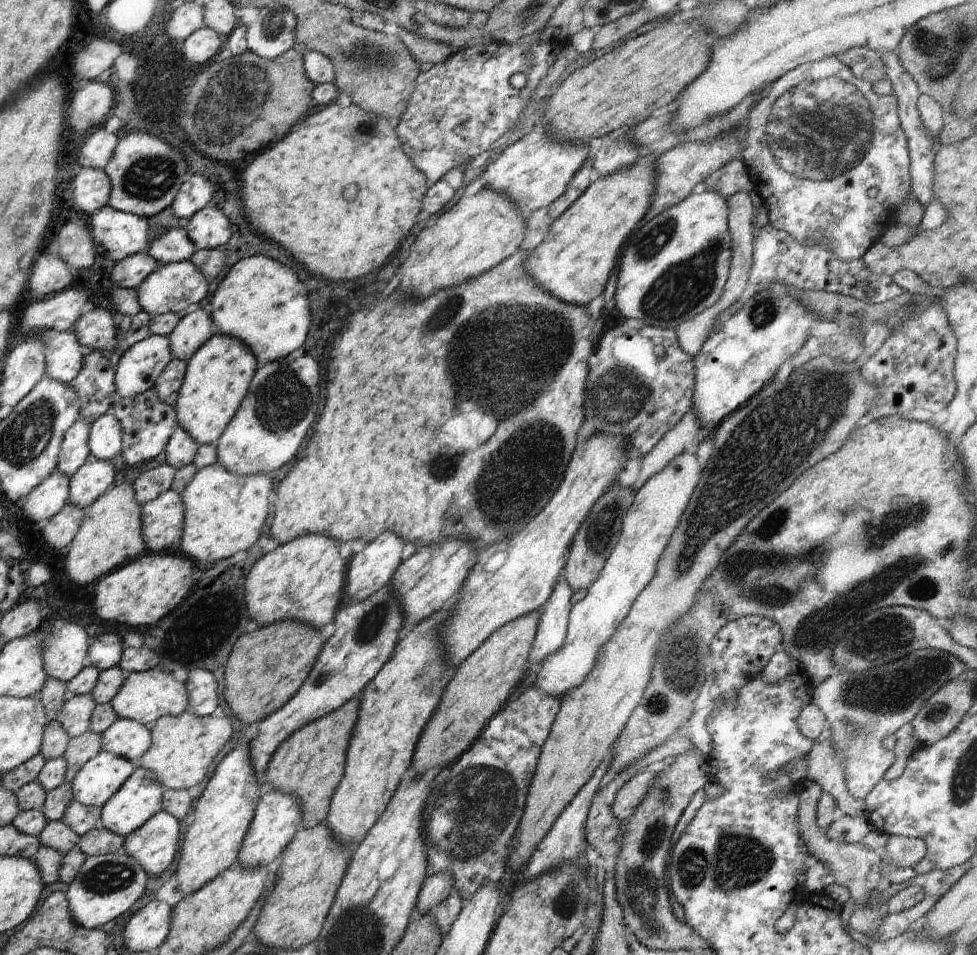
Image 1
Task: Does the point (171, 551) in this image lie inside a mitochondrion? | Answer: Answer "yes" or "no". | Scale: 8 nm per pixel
no

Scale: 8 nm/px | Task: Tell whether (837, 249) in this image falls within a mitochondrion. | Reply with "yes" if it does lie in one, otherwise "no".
no

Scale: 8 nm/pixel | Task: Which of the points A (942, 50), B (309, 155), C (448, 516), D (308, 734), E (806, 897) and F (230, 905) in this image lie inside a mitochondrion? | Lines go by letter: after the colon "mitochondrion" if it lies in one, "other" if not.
A: mitochondrion
B: other
C: mitochondrion
D: other
E: other
F: other

